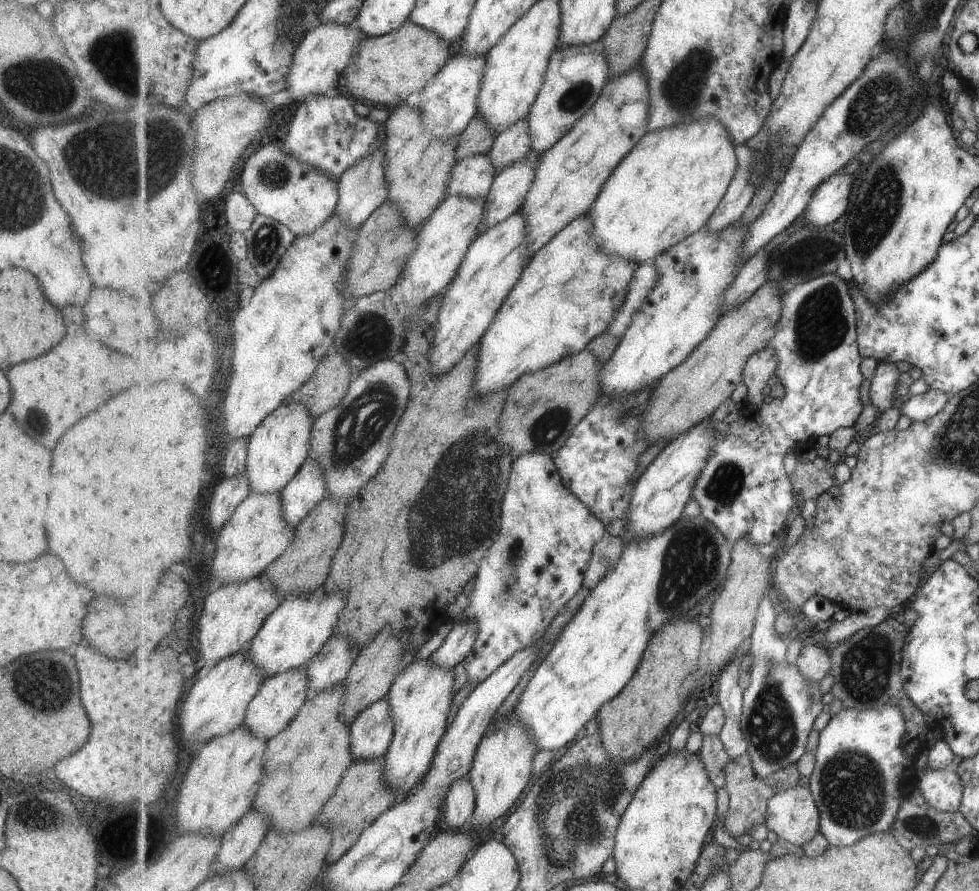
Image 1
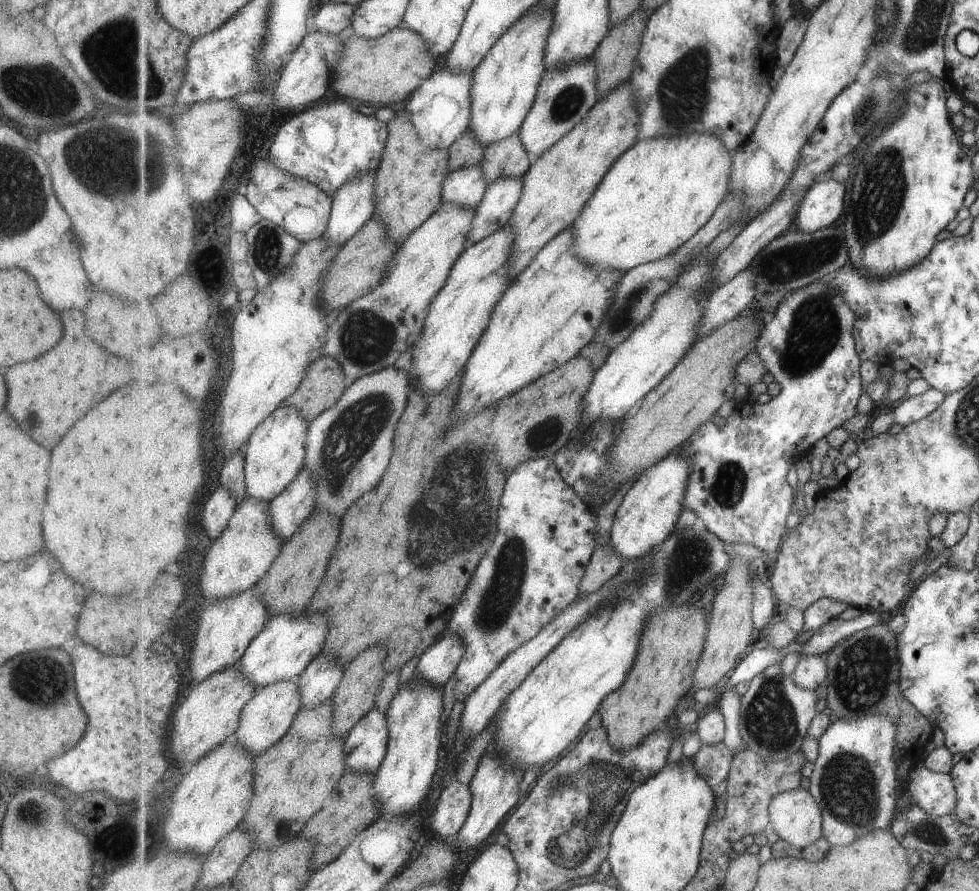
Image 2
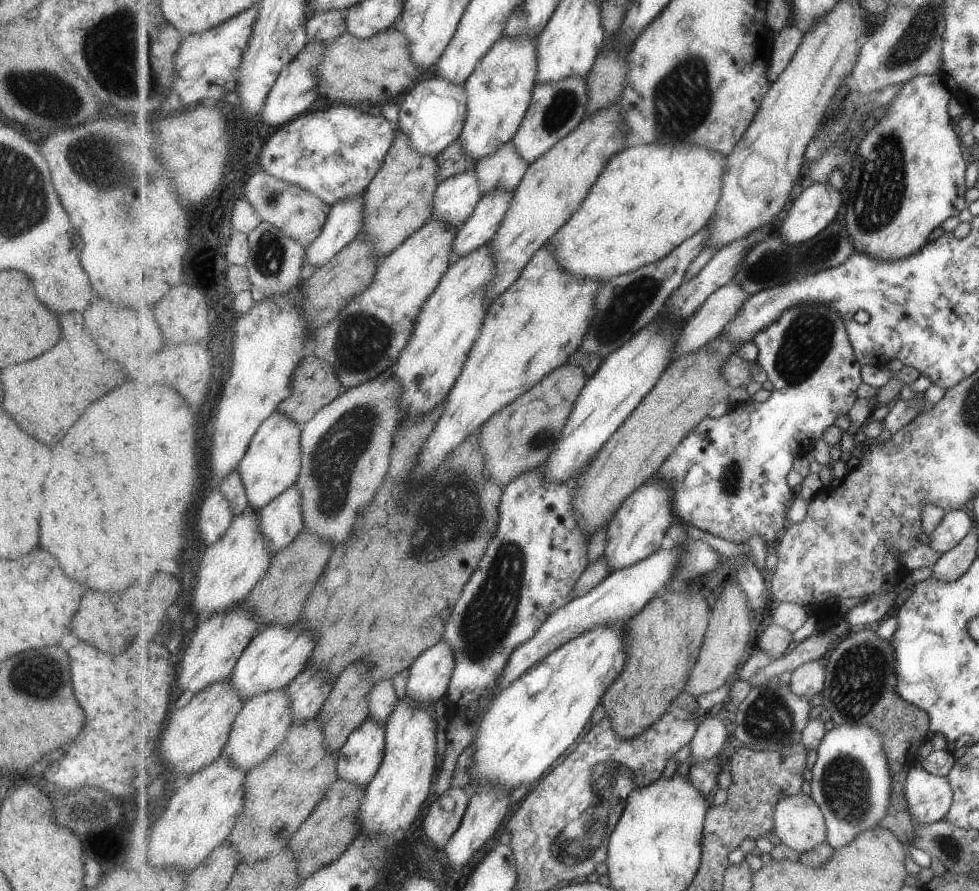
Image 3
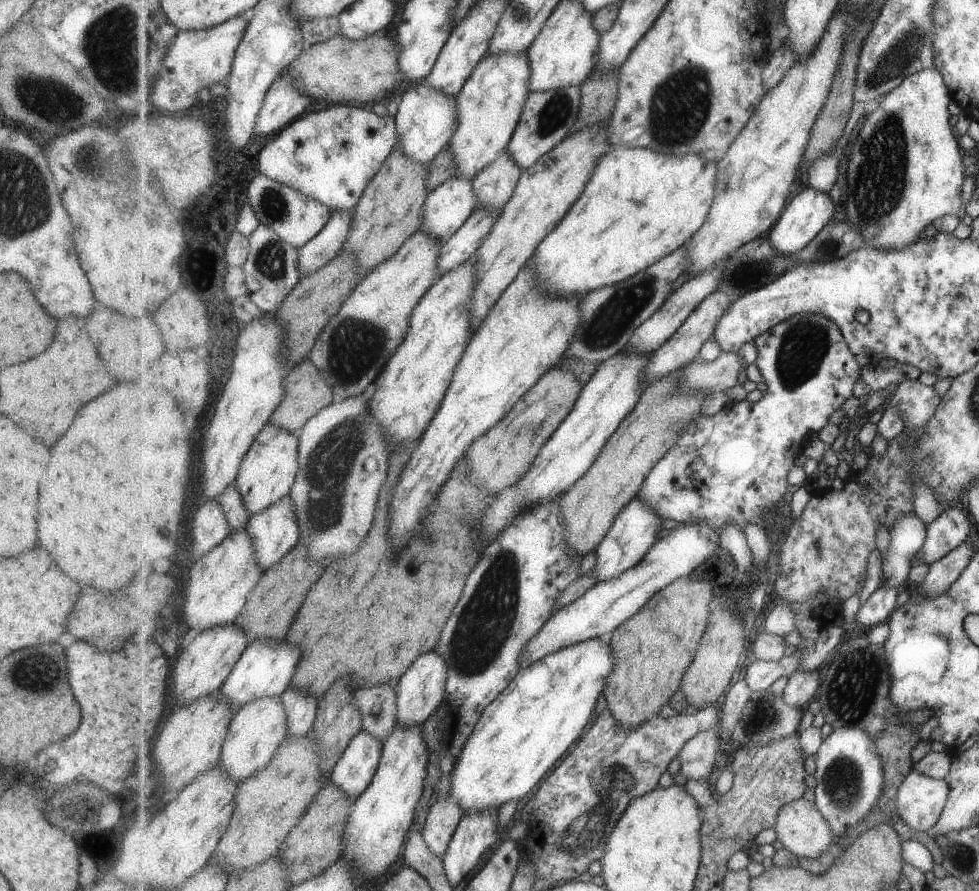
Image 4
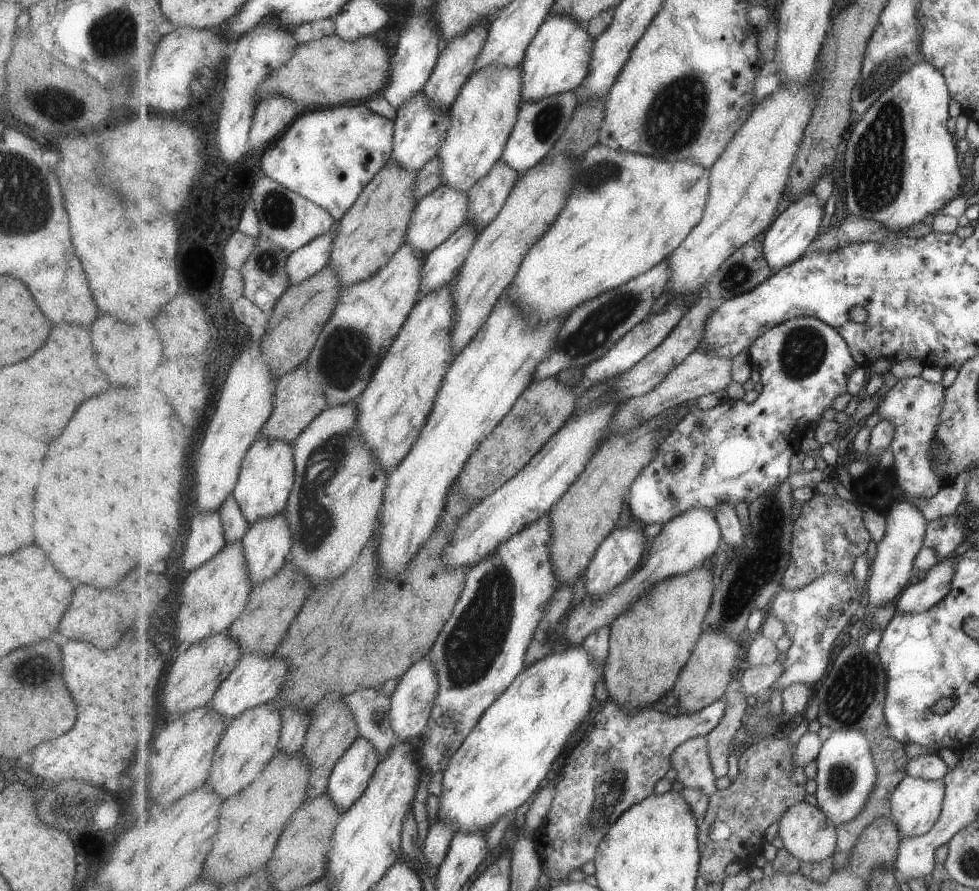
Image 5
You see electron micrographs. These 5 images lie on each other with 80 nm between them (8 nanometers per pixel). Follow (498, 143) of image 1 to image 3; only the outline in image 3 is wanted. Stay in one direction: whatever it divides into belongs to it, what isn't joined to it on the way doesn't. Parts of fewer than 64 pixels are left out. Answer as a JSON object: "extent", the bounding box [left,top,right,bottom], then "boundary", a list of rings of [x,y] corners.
{"extent":[475,140,530,194],"boundary":[[[512,140],[475,165],[479,187],[487,194],[496,189],[515,192],[528,172],[530,163],[523,158]]]}

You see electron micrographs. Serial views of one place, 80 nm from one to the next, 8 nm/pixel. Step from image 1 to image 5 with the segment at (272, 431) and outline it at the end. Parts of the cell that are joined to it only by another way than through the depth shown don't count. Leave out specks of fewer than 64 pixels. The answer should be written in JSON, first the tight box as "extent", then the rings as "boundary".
{"extent":[234,437,296,524],"boundary":[[[261,437],[252,444],[252,448],[245,455],[240,477],[238,478],[234,495],[240,504],[243,514],[248,521],[253,524],[262,518],[273,516],[274,514],[283,513],[288,505],[290,494],[292,493],[296,481],[296,454],[295,442],[284,441],[283,439]]]}

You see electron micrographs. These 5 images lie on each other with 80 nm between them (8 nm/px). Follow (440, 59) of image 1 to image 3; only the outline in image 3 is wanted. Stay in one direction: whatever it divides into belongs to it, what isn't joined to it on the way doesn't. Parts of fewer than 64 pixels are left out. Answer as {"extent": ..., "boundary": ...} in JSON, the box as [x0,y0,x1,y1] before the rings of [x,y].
{"extent":[318,27,423,106],"boundary":[[[393,27],[367,40],[346,32],[334,41],[325,43],[325,46],[324,60],[318,69],[318,89],[322,97],[331,100],[369,102],[379,106],[413,88],[423,72],[412,59],[408,36]]]}

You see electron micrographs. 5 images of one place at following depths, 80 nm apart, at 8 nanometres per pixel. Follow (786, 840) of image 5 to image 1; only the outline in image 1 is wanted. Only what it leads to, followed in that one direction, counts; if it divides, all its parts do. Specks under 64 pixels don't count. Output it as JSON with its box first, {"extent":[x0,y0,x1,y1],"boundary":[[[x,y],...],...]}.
{"extent":[765,785,820,847],"boundary":[[[797,785],[771,798],[765,823],[779,838],[802,847],[820,833],[820,806],[809,787]]]}

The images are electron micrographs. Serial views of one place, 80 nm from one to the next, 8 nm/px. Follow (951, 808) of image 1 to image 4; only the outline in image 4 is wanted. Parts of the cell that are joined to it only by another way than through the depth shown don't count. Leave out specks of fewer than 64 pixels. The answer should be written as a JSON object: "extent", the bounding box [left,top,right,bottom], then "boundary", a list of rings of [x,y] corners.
{"extent":[898,771,948,832],"boundary":[[[911,771],[898,792],[898,814],[910,828],[928,832],[941,818],[948,796],[948,783],[921,771]]]}

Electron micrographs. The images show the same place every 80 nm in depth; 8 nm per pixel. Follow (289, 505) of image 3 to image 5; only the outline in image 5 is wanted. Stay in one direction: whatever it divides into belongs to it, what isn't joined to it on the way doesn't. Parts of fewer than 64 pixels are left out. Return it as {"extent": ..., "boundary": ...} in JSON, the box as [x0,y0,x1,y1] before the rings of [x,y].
{"extent":[242,512,293,586],"boundary":[[[285,512],[250,525],[242,542],[254,586],[276,575],[287,564],[293,541]]]}

